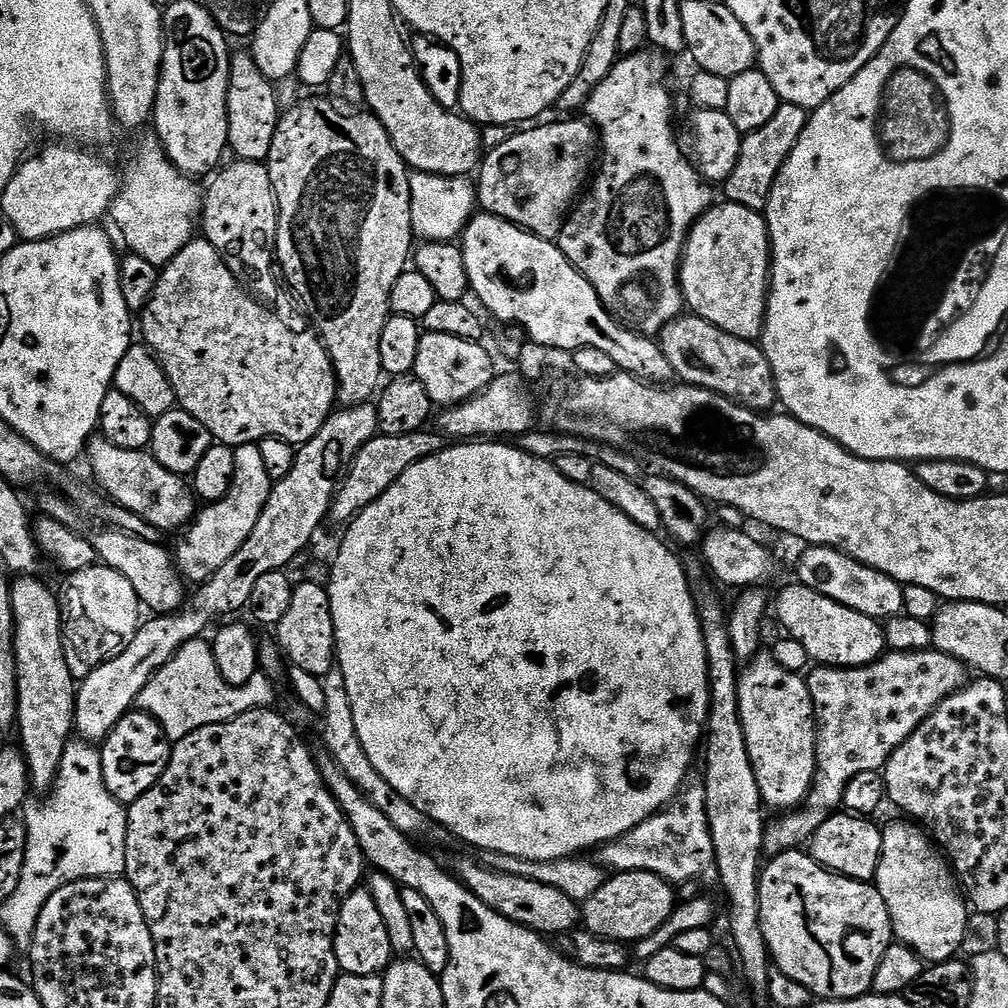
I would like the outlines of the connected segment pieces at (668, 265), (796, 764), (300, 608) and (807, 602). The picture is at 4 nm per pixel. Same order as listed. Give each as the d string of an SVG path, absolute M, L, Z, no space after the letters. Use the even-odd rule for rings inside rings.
M641 50L625 55L617 60L614 70L610 70L610 74L606 74L606 78L602 78L602 82L598 82L598 86L590 94L586 105L586 116L598 133L598 144L602 149L602 155L598 160L600 173L597 174L592 189L588 188L568 213L558 239L562 254L566 254L566 258L590 282L590 286L594 286L598 298L606 306L608 313L616 317L621 324L631 328L633 332L651 337L655 337L665 326L672 323L685 311L684 291L680 288L680 261L684 255L684 243L687 242L688 234L692 231L696 221L714 204L714 199L712 200L713 185L700 175L695 163L689 157L688 160L684 157L684 152L680 149L679 142L676 141L676 132L672 129L671 124L672 96L668 93L667 86L664 85L664 79L668 76L668 64L664 60L667 60L665 53L659 50Z
M761 650L743 665L739 673L738 682L738 706L740 707L740 717L742 718L742 730L746 734L746 750L750 754L750 766L754 766L754 778L758 782L760 796L764 799L765 805L769 809L780 808L776 810L795 810L803 804L812 791L812 786L816 782L816 707L812 701L812 695L808 689L807 679L801 673L791 672L778 664L772 656L771 651Z
M297 583L294 587L294 599L290 601L290 610L286 610L282 622L274 625L274 632L275 643L289 665L299 666L302 670L321 678L331 677L333 669L337 667L336 635L330 598L325 585Z
M799 582L788 584L774 596L774 616L780 619L787 635L793 640L802 642L802 650L806 650L809 661L826 668L861 668L873 664L885 655L885 625L879 620L870 618L858 610L850 610L850 606L842 606L842 602L834 602L834 598L826 598L826 594L818 594L810 586Z

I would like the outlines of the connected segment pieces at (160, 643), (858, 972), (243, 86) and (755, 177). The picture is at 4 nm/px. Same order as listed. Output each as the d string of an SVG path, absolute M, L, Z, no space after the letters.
M375 403L347 405L333 411L332 415L328 417L328 421L322 426L322 430L318 430L318 434L314 434L314 438L299 445L294 458L294 466L290 466L290 474L286 474L286 478L273 483L272 493L266 502L266 510L262 510L262 514L258 518L258 526L254 526L250 538L246 538L246 542L242 542L238 554L234 554L234 558L230 558L230 562L226 562L226 566L219 568L209 580L203 581L197 587L200 589L193 596L191 593L179 610L167 614L156 614L148 618L152 620L145 619L129 645L116 656L105 660L88 677L79 681L76 690L76 718L74 721L74 728L79 739L89 742L105 741L118 721L128 712L133 711L146 682L150 682L152 675L162 666L166 666L166 662L181 646L190 640L203 637L204 631L208 627L211 629L217 623L215 620L219 616L228 616L231 612L241 611L243 613L250 602L250 594L254 590L254 585L258 583L258 578L262 578L262 574L278 572L289 567L287 564L315 538L320 523L329 519L332 497L340 487L341 479L351 467L358 450L378 433L379 420Z
M804 850L782 852L779 856L771 857L763 865L760 873L760 929L766 938L771 963L780 968L782 974L786 974L794 981L806 986L806 989L812 992L813 997L825 1000L853 1000L855 996L869 995L872 992L872 983L874 974L878 970L878 962L882 962L882 954L886 954L886 950L894 942L891 915L875 883L839 876L837 872L822 867L813 856Z
M233 51L230 56L230 74L228 75L228 146L236 160L267 161L270 145L274 142L276 127L282 115L282 101L278 88L273 81L258 70L251 51Z
M782 102L778 106L778 110L774 110L774 118L770 118L770 122L766 122L766 126L747 133L741 139L738 162L732 173L728 175L728 179L722 184L725 194L728 195L725 197L731 203L746 206L759 213L763 213L767 209L770 190L774 186L786 158L790 158L798 138L802 138L802 130L806 130L809 115L810 112L807 108Z

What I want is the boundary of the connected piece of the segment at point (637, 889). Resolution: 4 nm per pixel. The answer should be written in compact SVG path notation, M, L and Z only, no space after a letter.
M618 872L609 875L600 889L582 904L582 924L585 929L607 940L635 942L654 934L677 907L673 885L653 872Z

